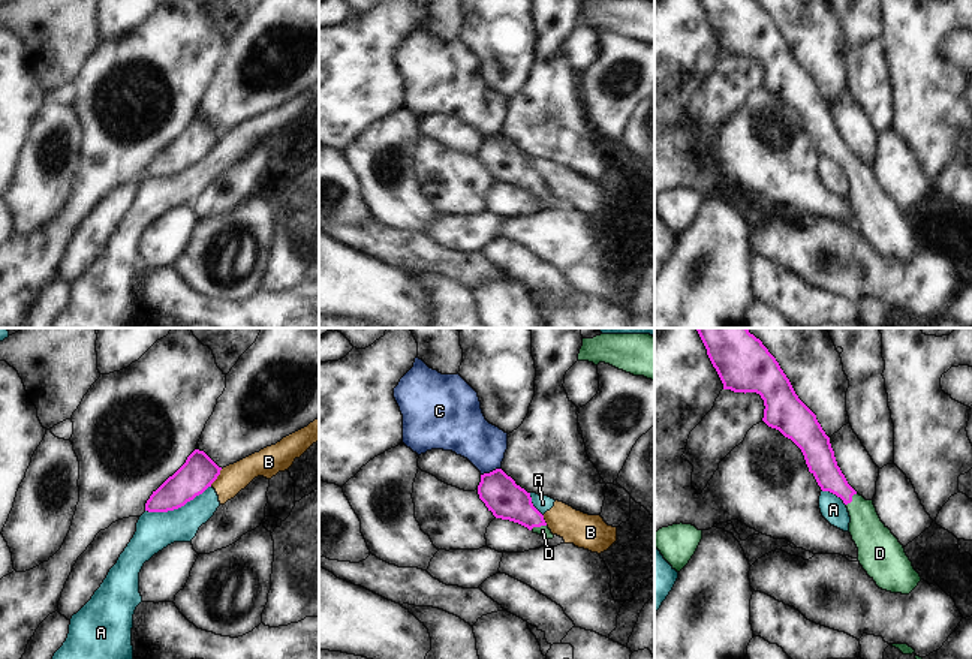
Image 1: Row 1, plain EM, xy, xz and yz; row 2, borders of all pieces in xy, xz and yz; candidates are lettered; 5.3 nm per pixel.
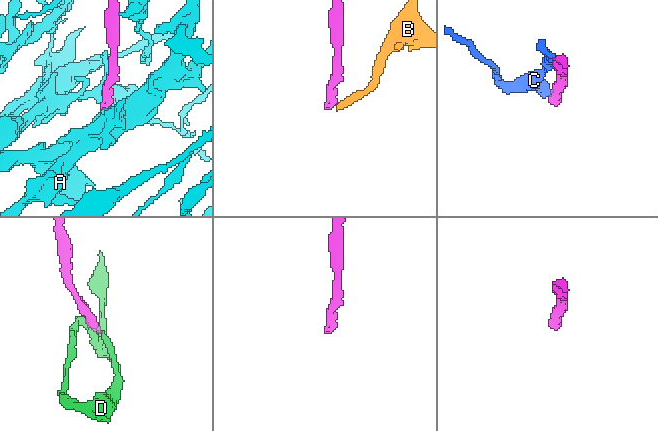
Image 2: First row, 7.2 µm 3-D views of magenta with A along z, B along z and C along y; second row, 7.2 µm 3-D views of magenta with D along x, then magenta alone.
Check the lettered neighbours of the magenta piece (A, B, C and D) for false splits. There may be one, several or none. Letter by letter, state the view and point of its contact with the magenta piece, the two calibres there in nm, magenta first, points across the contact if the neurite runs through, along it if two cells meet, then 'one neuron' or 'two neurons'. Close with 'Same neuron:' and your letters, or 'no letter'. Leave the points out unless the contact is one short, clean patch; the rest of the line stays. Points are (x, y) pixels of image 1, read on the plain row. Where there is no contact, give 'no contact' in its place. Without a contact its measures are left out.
A: contact xy (177, 172); calibres 180 and 200 nm; two neurons
B: contact xy (216, 143); calibres 180 and 150 nm; border xy (222, 134), (210, 150); two neurons
C: contact xz (490, 137); calibres 200 and 240 nm; two neurons
D: contact xz (538, 190); calibres 200 and 60 nm; way xz (502, 161), (538, 190), (542, 195); one neuron
Same neuron: D

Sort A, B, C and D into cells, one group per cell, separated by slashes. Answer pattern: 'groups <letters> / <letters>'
groups A B / C / D

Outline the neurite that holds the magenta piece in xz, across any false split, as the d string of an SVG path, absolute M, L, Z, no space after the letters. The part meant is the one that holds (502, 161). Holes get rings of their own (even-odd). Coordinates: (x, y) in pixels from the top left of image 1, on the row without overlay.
M502 133L481 139L478 159L496 183L518 187L545 204L554 202L544 180L533 171L530 157Z

